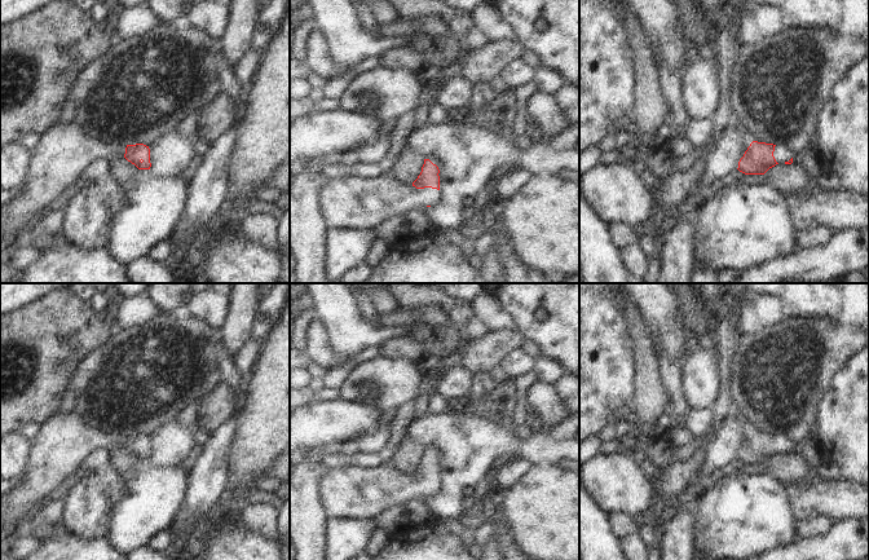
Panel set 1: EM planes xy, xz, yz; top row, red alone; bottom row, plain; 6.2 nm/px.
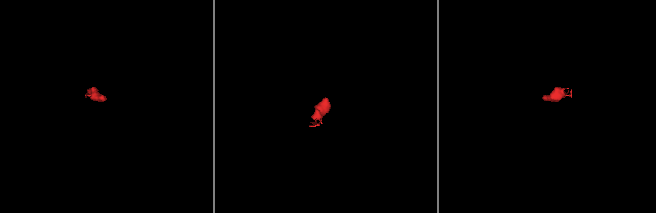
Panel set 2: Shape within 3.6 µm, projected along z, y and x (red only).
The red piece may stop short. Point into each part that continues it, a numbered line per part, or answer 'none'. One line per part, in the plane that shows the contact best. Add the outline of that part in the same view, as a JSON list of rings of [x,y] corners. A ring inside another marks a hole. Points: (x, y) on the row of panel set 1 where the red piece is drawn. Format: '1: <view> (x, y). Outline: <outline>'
1: xz (351, 202). Outline: [[[388,175],[323,180],[318,200],[328,228],[372,229],[388,217],[438,202],[437,189],[416,189]]]

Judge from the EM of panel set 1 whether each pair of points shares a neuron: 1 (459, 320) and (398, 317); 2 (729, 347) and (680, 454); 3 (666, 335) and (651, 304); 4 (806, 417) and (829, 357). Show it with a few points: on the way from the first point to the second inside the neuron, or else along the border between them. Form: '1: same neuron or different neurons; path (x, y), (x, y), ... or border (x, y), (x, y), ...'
1: different neurons; border (398, 311), (407, 312)
2: same neuron; path (724, 375), (724, 400), (717, 423), (709, 435)
3: same neuron; path (662, 327), (658, 312)
4: same neuron; path (807, 402), (807, 380), (815, 371)

